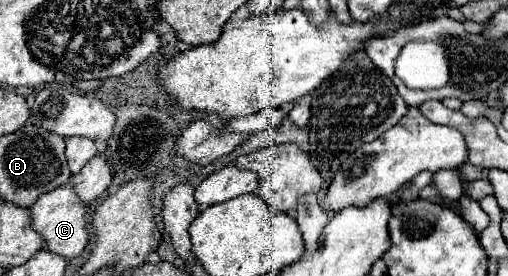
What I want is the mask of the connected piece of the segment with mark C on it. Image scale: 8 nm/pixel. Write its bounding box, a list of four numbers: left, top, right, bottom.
[29,184,89,258]

